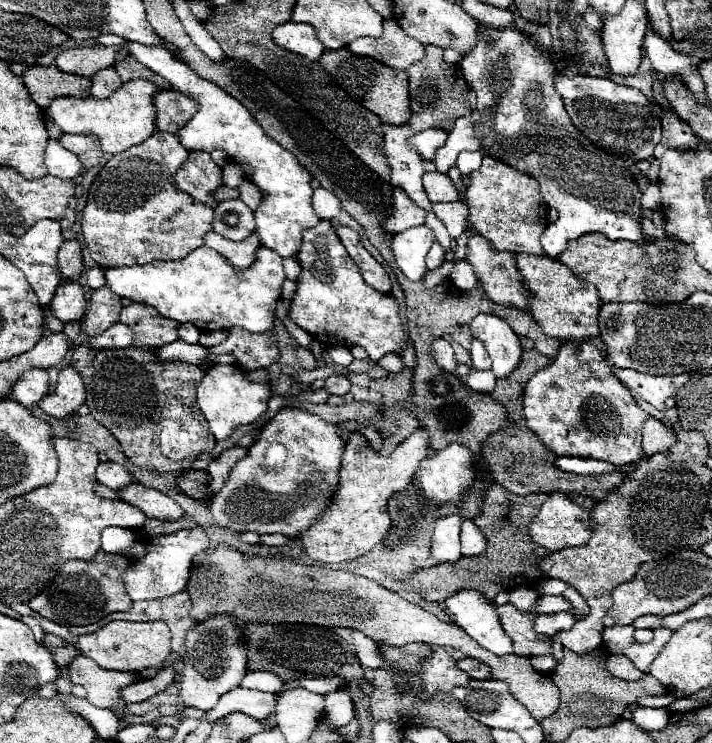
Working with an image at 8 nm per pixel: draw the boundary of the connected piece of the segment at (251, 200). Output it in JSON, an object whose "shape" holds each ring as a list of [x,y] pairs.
{"shape":[[[244,180],[244,182],[238,186],[238,192],[240,192],[240,200],[246,202],[252,210],[256,210],[256,208],[260,206],[260,202],[262,202],[262,192],[260,192],[260,188],[258,188],[254,182]]]}

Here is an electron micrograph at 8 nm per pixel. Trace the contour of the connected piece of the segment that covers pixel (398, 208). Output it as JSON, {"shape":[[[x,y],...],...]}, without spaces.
{"shape":[[[394,188],[394,208],[390,212],[390,216],[386,216],[380,224],[388,234],[398,234],[404,232],[408,228],[420,226],[424,224],[426,212],[416,206],[400,188]]]}

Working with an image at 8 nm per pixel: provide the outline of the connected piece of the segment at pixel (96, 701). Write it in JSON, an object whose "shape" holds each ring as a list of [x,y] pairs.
{"shape":[[[84,654],[74,658],[66,672],[72,684],[80,684],[86,688],[86,700],[90,704],[112,710],[120,720],[126,716],[126,700],[122,698],[122,690],[132,682],[138,682],[138,674],[102,670]]]}

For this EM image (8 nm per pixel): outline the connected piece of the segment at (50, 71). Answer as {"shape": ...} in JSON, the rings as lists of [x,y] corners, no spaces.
{"shape":[[[32,66],[22,72],[22,82],[28,88],[32,100],[46,110],[54,98],[74,96],[88,98],[90,96],[90,78],[82,78],[76,74],[66,74],[56,66]]]}

